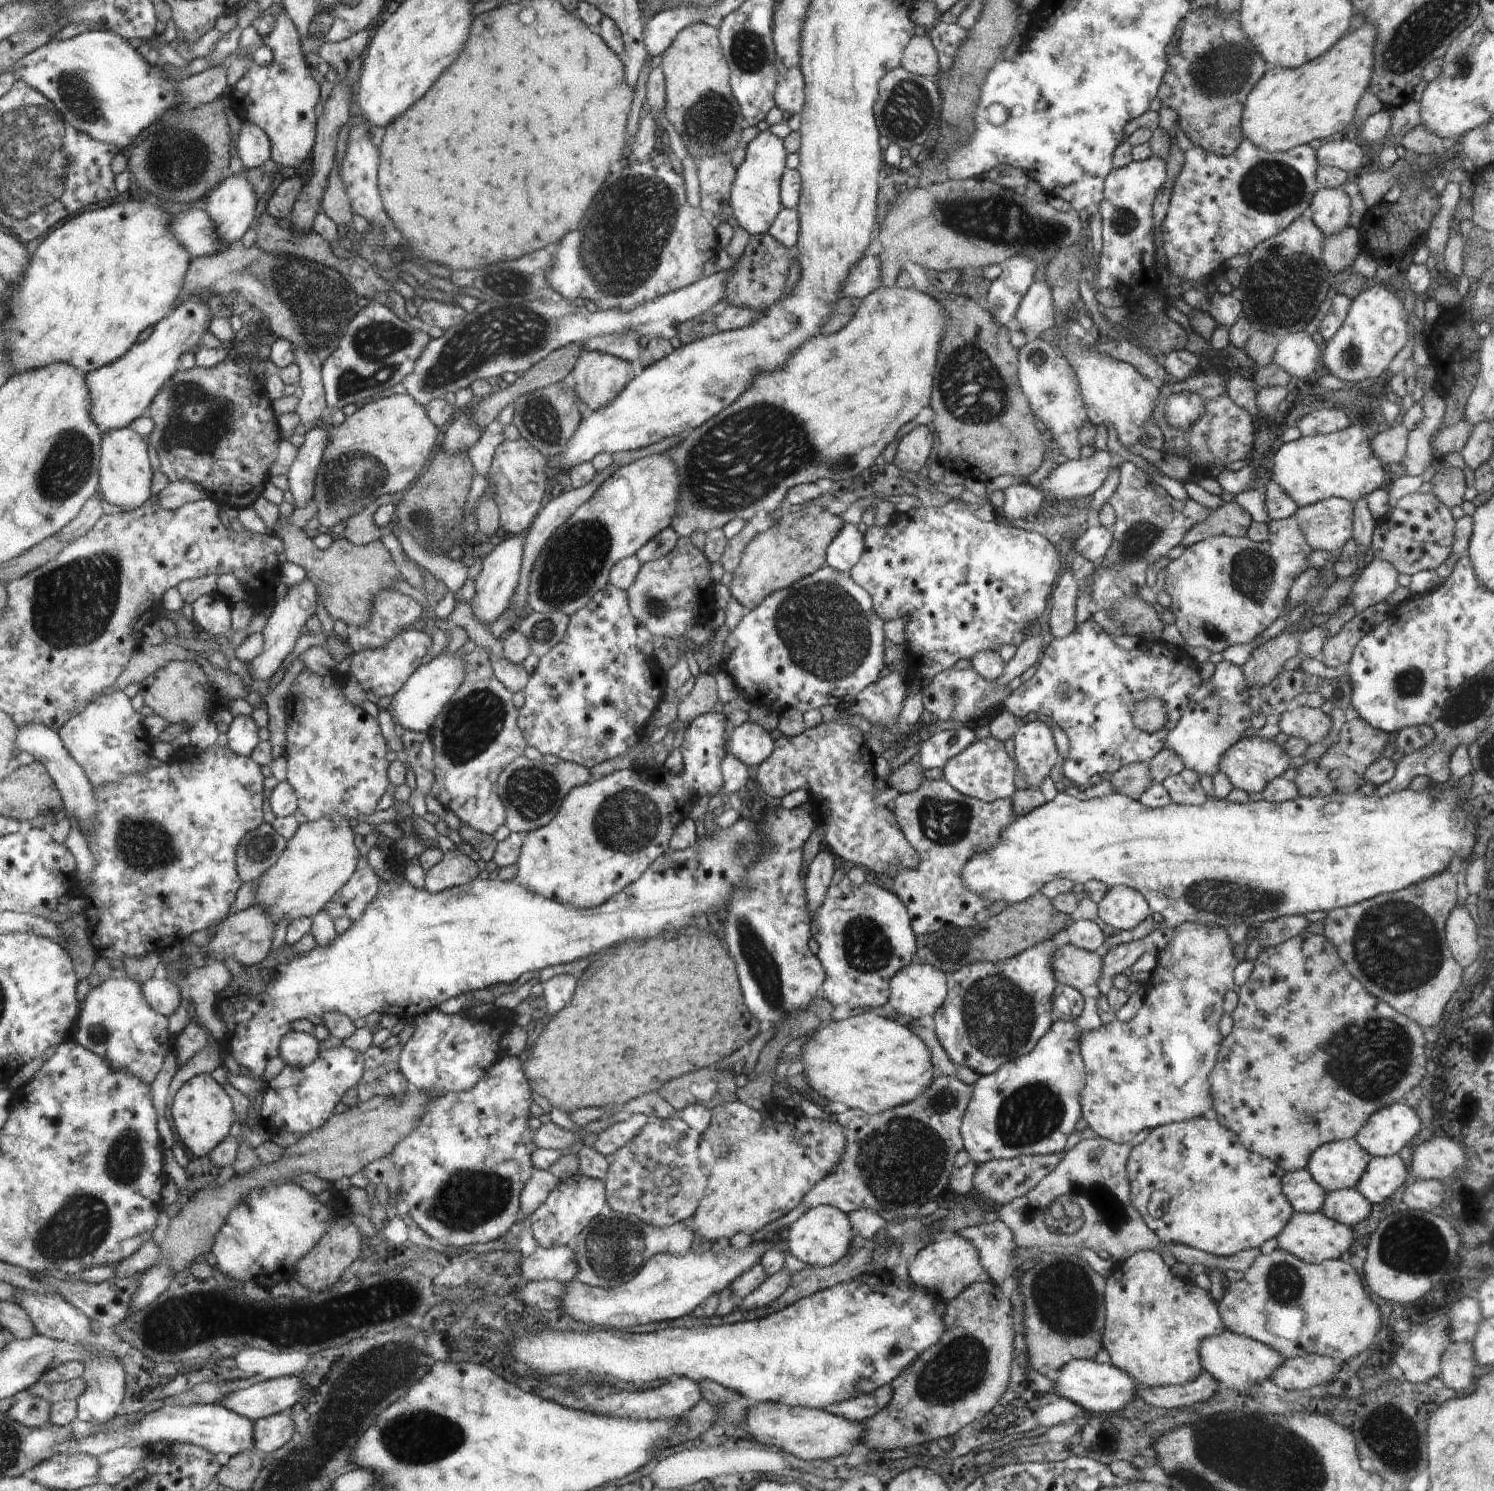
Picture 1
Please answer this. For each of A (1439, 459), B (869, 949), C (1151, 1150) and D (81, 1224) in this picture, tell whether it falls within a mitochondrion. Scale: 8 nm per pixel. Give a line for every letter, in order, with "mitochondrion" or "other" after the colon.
A: other
B: mitochondrion
C: other
D: mitochondrion

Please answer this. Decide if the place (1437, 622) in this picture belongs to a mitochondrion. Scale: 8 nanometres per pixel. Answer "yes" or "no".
no

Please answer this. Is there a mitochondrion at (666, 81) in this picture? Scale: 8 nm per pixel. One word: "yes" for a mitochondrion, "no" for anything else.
no

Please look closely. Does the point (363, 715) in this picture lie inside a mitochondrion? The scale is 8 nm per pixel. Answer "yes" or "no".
no

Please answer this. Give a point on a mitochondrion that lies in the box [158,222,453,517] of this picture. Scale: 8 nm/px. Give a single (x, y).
(319, 302)

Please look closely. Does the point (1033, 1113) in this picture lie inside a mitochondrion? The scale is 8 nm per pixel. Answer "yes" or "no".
yes

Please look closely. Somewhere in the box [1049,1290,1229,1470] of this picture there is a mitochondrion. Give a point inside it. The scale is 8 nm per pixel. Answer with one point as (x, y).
(1113, 1446)

